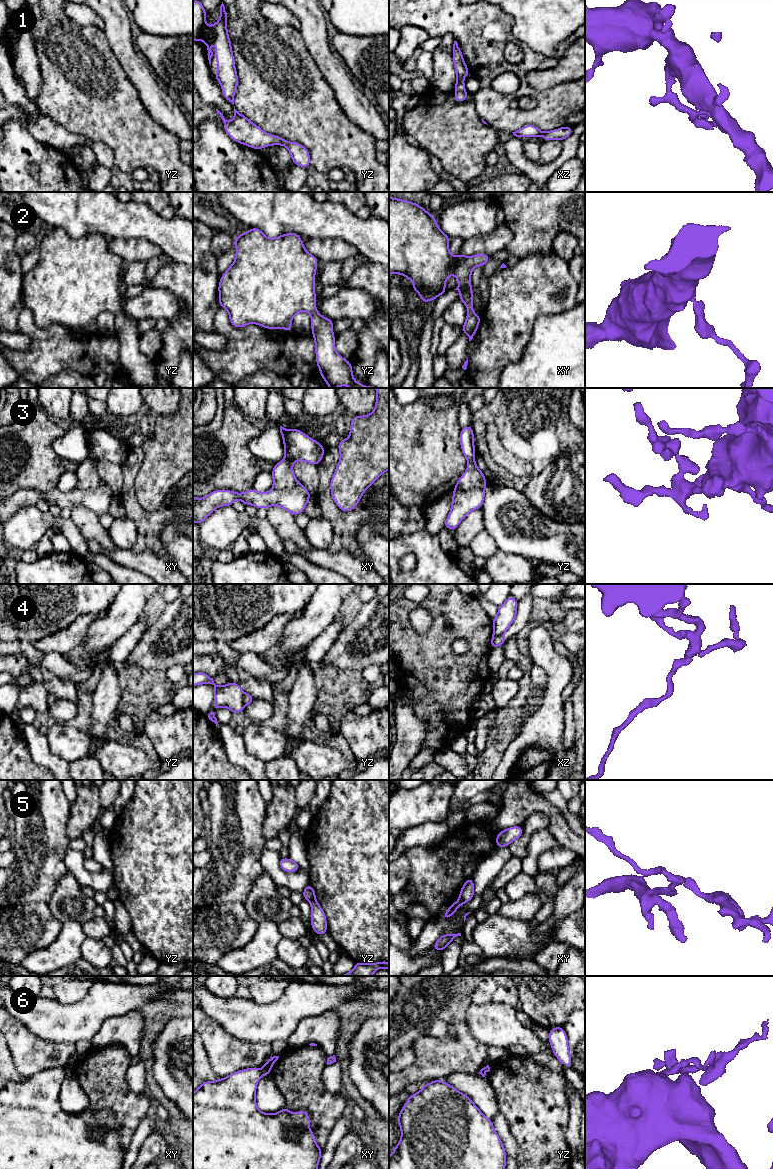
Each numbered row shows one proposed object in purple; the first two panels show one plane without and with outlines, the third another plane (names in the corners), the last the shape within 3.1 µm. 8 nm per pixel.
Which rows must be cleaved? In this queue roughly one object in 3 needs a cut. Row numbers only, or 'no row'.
3, 4, 5, 6

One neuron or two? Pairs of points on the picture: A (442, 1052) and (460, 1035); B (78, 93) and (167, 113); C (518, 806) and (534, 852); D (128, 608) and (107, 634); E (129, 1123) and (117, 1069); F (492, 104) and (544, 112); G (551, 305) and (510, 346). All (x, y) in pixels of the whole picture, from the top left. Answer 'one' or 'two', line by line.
A: one
B: two
C: two
D: one
E: one
F: one
G: one

